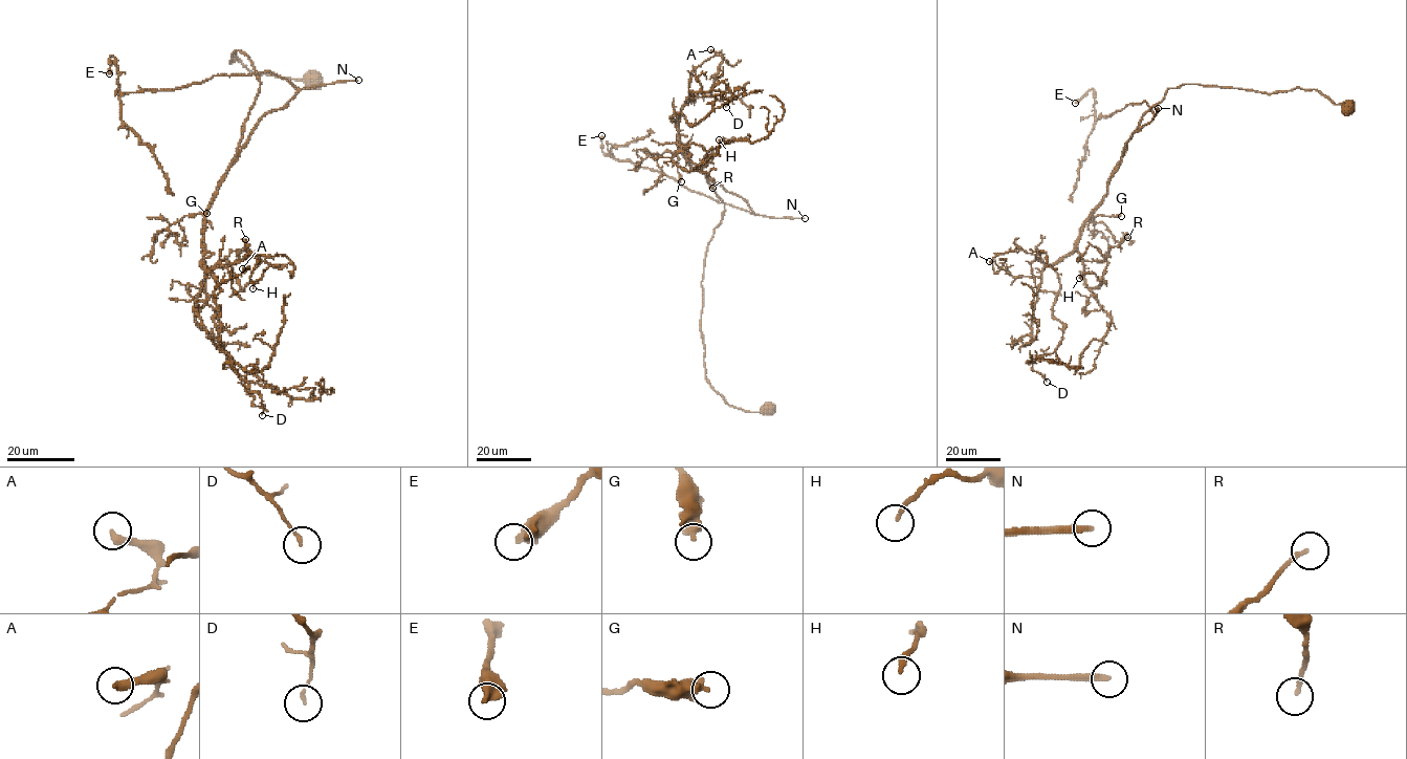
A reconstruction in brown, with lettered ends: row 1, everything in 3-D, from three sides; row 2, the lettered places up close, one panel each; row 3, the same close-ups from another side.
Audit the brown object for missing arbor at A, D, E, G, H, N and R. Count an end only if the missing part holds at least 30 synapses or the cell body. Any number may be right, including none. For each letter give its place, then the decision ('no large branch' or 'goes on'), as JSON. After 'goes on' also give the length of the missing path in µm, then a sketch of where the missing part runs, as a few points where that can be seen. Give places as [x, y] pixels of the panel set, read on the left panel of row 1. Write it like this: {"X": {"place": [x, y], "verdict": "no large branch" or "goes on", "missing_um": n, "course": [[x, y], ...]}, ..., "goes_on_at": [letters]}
{"A": {"place": [242, 268], "verdict": "no large branch"}, "D": {"place": [262, 415], "verdict": "no large branch"}, "E": {"place": [109, 73], "verdict": "no large branch"}, "G": {"place": [206, 213], "verdict": "no large branch"}, "H": {"place": [253, 288], "verdict": "no large branch"}, "N": {"place": [358, 80], "verdict": "goes on", "missing_um": 300}, "R": {"place": [245, 239], "verdict": "no large branch"}, "goes_on_at": ["N"]}

